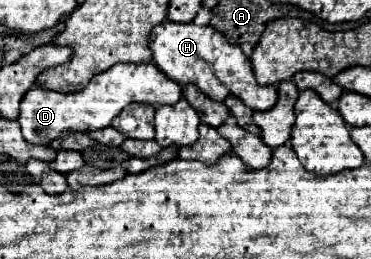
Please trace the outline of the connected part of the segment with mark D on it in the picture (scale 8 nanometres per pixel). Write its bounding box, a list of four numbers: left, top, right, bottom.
[19,63,181,145]

